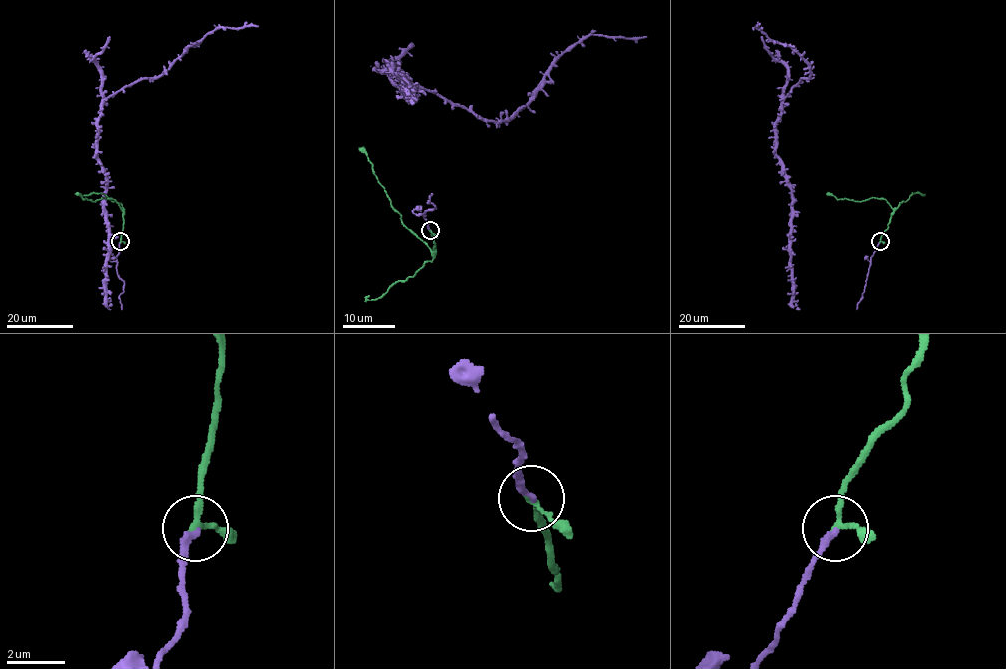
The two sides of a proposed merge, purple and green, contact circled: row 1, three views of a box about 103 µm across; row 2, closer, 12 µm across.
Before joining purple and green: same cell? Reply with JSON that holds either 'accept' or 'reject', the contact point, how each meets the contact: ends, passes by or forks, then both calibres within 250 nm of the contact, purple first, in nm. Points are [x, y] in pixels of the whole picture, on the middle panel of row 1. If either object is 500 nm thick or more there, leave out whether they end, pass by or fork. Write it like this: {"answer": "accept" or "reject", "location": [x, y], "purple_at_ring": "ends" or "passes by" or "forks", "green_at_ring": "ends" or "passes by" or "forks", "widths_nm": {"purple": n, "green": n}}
{"answer": "accept", "location": [430, 230], "purple_at_ring": "ends", "green_at_ring": "passes by", "widths_nm": {"purple": 240, "green": 190}}

